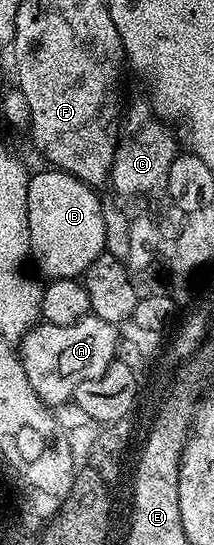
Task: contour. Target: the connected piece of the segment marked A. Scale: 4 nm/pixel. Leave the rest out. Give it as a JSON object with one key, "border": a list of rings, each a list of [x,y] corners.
{"border":[[[94,315],[84,317],[78,323],[70,323],[70,327],[54,327],[47,323],[33,325],[18,345],[18,356],[24,364],[26,379],[30,379],[30,387],[34,387],[34,391],[49,407],[71,402],[78,383],[98,379],[117,360],[116,332],[117,326]]]}

